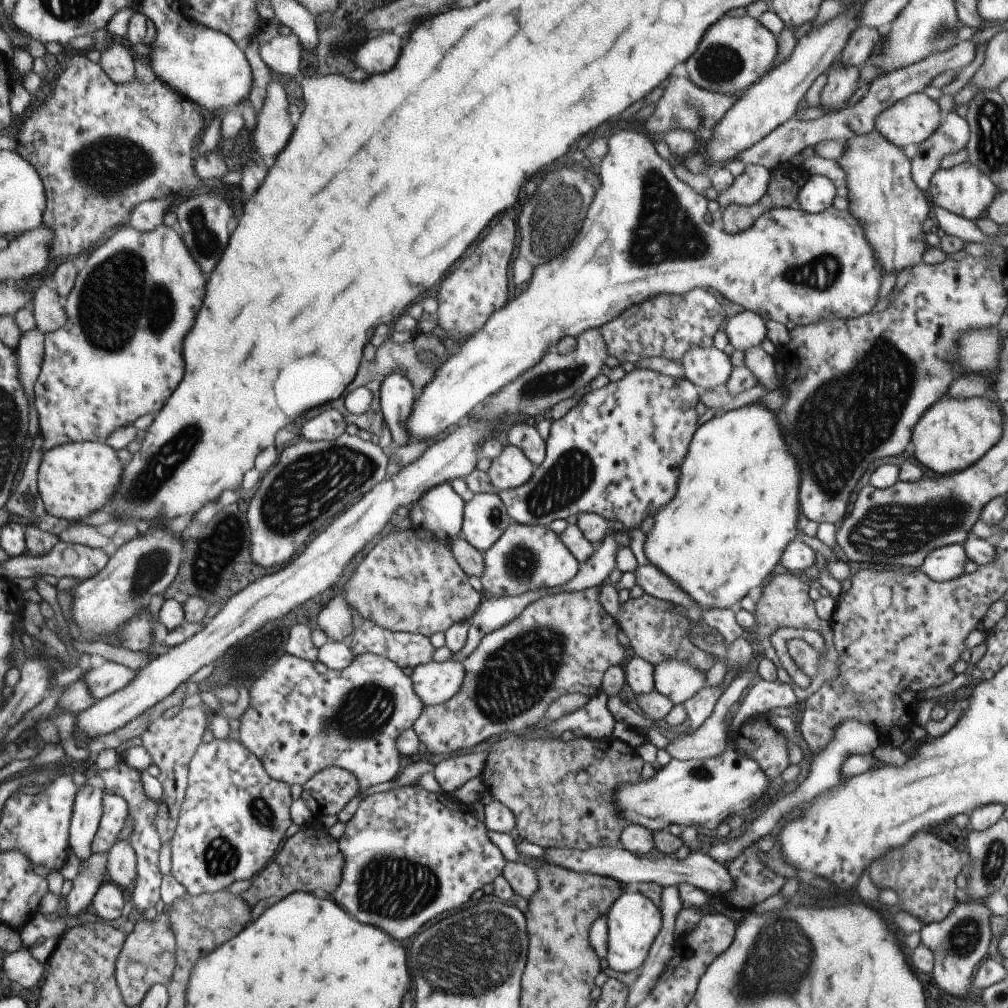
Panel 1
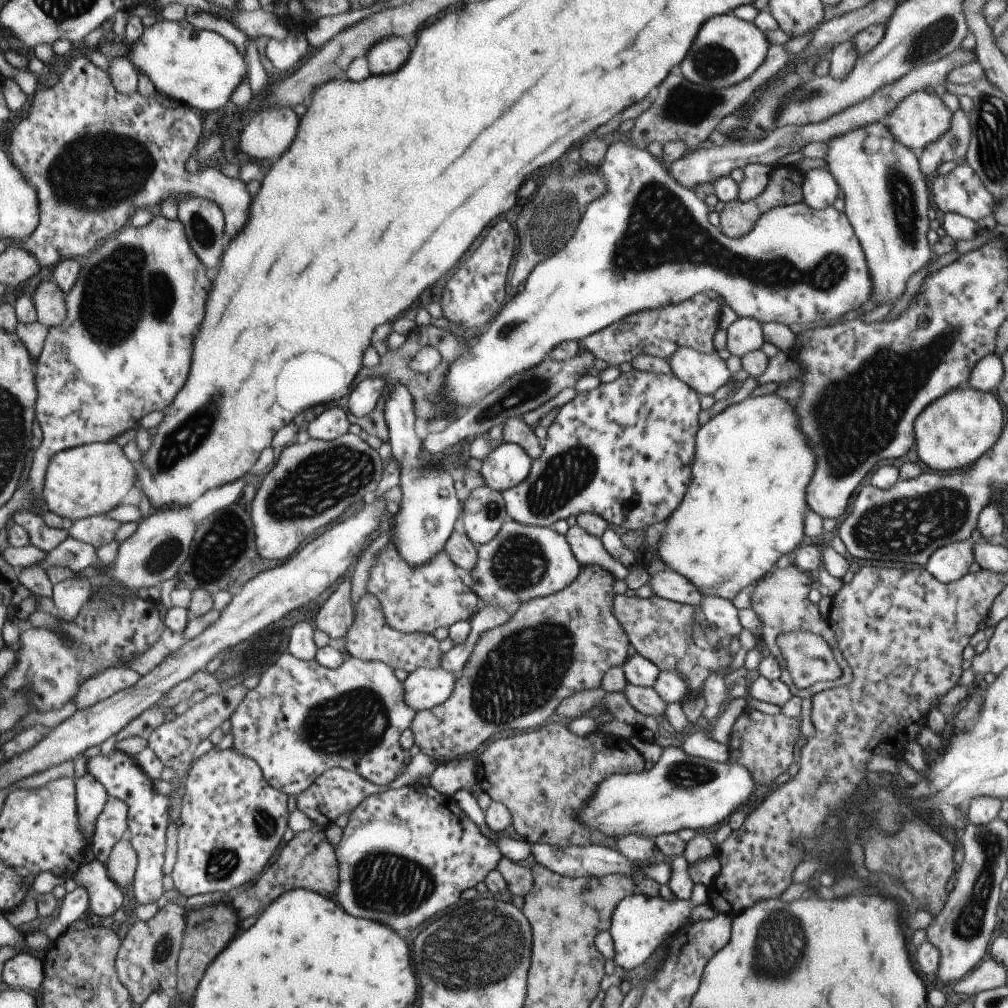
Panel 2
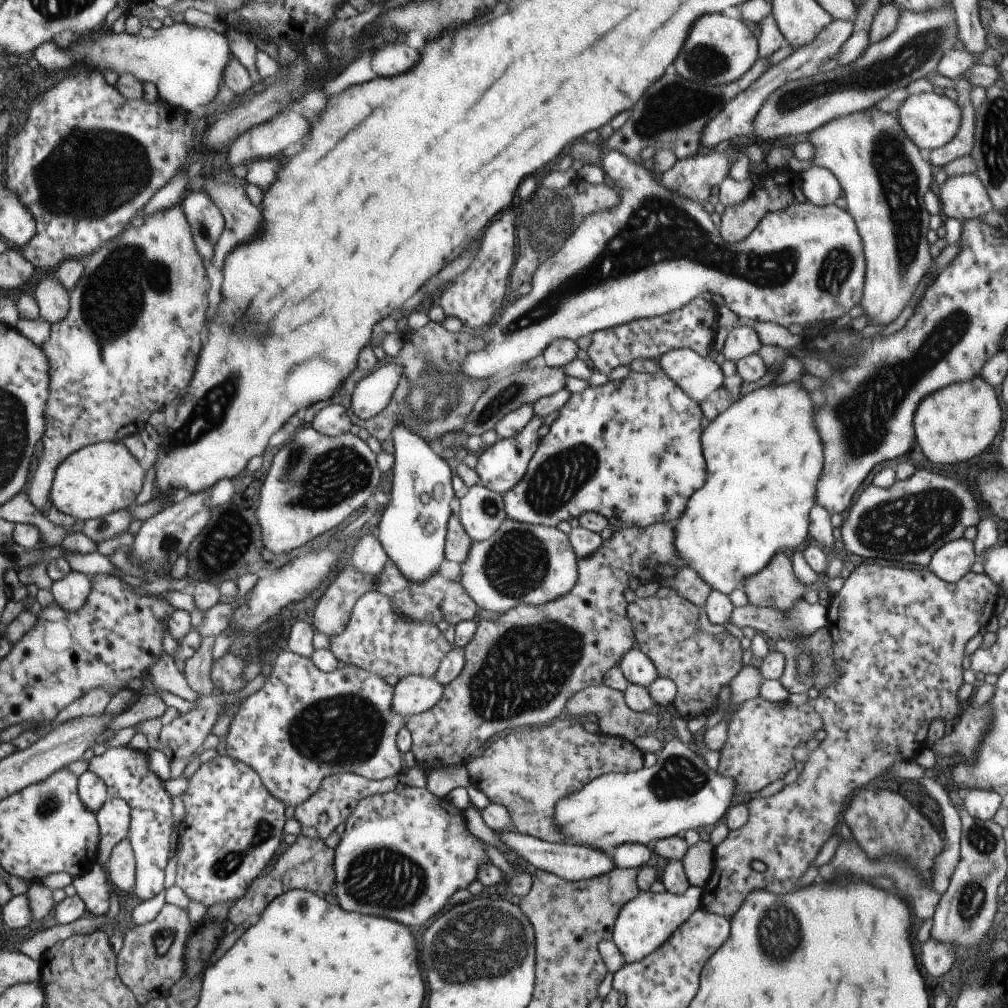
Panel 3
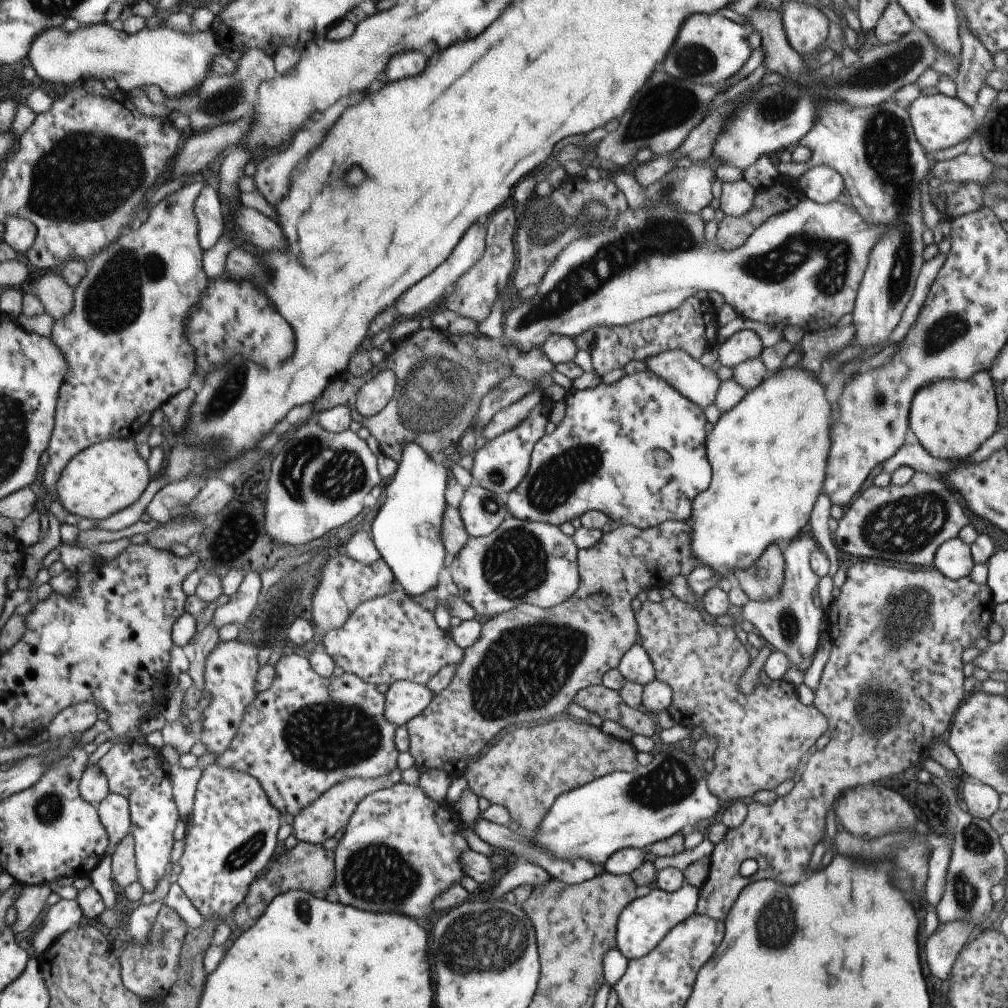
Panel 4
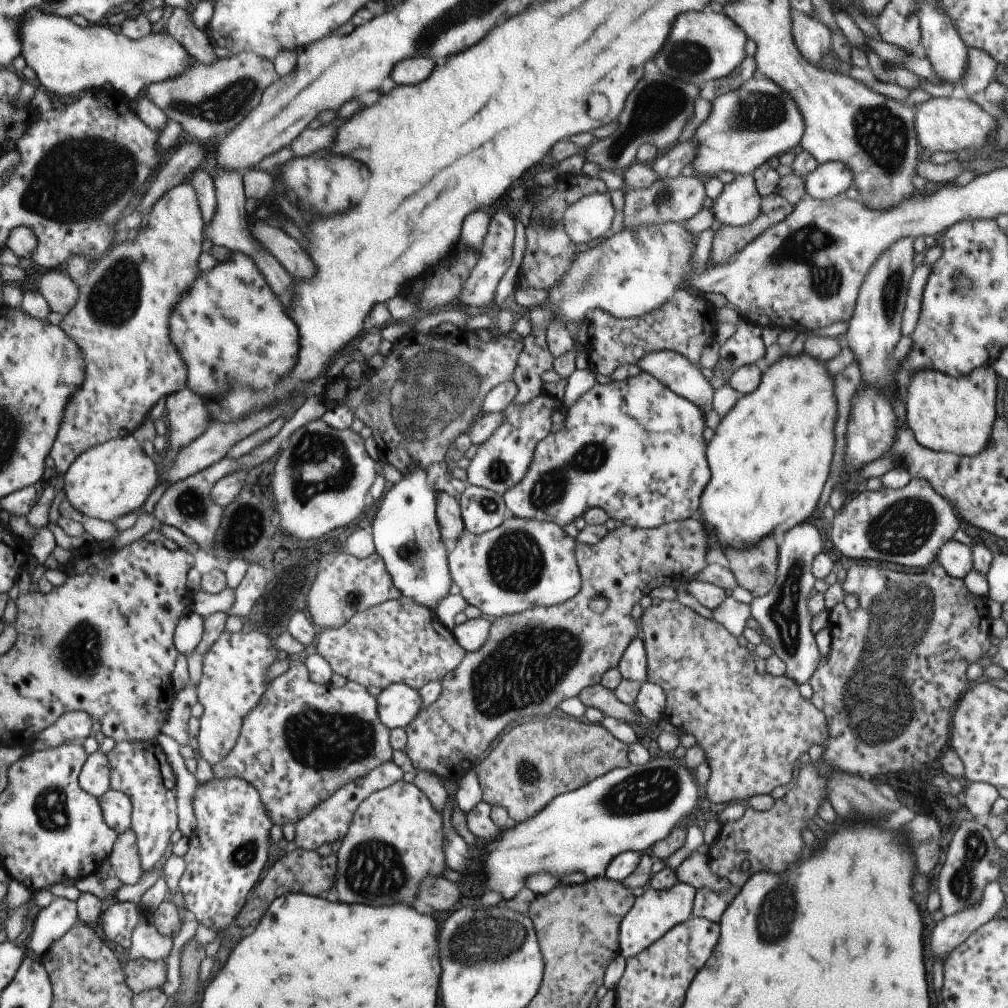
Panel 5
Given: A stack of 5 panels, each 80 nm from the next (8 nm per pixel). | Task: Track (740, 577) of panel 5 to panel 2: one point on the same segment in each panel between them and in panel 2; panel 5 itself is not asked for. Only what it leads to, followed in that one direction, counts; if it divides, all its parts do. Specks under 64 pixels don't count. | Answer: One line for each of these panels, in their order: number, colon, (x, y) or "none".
2: (779, 598)
3: (774, 586)
4: (761, 581)

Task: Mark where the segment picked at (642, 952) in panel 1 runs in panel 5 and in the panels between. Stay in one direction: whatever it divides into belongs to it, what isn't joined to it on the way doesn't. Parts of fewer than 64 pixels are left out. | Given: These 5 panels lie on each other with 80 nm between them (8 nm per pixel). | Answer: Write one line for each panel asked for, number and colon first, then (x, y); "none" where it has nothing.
2: (639, 925)
3: (643, 923)
4: (641, 925)
5: (654, 912)

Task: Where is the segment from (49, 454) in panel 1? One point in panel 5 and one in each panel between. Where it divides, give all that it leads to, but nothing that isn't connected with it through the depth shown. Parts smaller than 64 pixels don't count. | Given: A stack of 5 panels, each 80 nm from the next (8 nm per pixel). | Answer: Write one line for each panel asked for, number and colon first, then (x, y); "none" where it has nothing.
2: (93, 479)
3: (100, 479)
4: (108, 477)
5: (113, 479)

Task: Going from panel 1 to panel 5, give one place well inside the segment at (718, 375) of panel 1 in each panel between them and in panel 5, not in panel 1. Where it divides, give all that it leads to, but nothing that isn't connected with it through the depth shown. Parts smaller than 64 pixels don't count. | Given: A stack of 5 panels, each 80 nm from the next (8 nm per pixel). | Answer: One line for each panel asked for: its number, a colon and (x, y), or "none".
2: (704, 372)
3: (698, 377)
4: (688, 377)
5: (670, 368)

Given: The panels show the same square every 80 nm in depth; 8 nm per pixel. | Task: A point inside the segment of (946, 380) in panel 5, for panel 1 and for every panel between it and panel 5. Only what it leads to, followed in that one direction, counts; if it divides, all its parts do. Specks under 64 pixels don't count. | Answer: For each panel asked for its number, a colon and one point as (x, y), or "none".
1: (952, 434)
2: (954, 431)
3: (953, 424)
4: (950, 419)

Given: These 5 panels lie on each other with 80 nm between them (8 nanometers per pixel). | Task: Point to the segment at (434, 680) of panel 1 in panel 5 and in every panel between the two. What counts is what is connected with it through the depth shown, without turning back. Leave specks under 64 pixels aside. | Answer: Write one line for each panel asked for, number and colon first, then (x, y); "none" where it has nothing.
2: (424, 688)
3: (413, 694)
4: (403, 700)
5: (396, 705)

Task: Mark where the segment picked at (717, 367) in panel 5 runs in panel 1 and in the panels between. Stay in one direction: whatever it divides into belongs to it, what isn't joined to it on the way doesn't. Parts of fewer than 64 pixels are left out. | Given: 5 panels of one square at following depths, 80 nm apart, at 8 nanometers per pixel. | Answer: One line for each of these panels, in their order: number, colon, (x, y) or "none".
1: (745, 329)
2: (744, 335)
3: (741, 341)
4: (745, 344)

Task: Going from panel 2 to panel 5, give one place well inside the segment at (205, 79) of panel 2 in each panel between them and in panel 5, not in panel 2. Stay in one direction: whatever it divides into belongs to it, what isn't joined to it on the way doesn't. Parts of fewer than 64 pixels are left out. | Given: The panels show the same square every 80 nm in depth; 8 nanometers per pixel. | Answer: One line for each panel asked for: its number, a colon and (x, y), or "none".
3: (184, 62)
4: (176, 62)
5: (70, 60)

